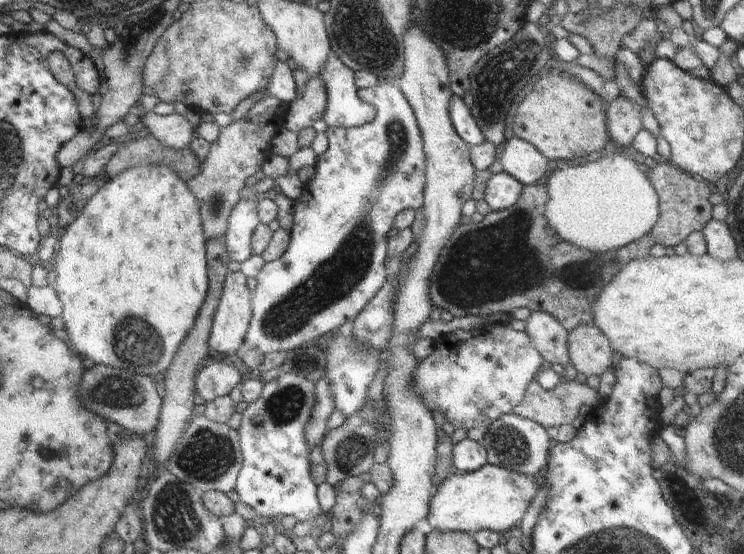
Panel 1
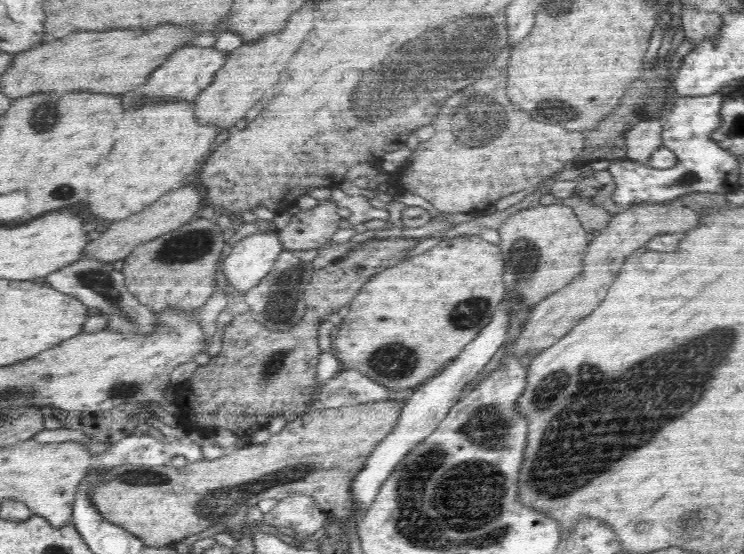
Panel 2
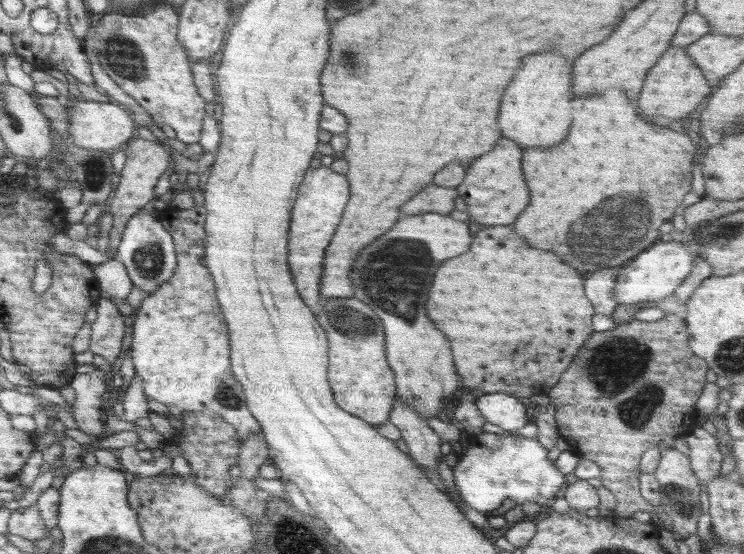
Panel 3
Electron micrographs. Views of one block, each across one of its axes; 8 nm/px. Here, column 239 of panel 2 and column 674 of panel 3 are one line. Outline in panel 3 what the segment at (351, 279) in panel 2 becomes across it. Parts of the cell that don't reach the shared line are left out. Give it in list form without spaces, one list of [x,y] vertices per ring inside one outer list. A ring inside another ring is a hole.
[[[668,307],[666,315],[656,321],[640,321],[634,319],[632,322],[617,325],[614,329],[608,329],[605,331],[594,331],[590,338],[580,346],[578,353],[574,355],[574,359],[570,366],[560,375],[560,380],[548,391],[548,398],[550,398],[550,403],[556,406],[556,413],[554,418],[560,432],[560,438],[564,439],[568,443],[572,450],[580,455],[582,459],[588,459],[600,466],[600,480],[602,481],[602,486],[606,487],[614,496],[616,497],[616,506],[613,508],[614,514],[612,516],[616,517],[632,517],[638,510],[644,510],[651,514],[651,523],[664,529],[664,523],[662,519],[656,515],[654,511],[654,506],[648,503],[648,500],[642,497],[640,493],[640,481],[639,477],[639,466],[642,455],[648,449],[656,447],[659,443],[663,443],[665,440],[674,438],[676,436],[686,436],[690,434],[692,428],[694,428],[694,405],[697,403],[699,396],[706,386],[706,371],[708,368],[708,363],[704,359],[700,359],[700,356],[696,356],[690,345],[688,344],[689,336],[687,334],[686,322],[685,320],[678,317],[675,313],[673,307]]]

